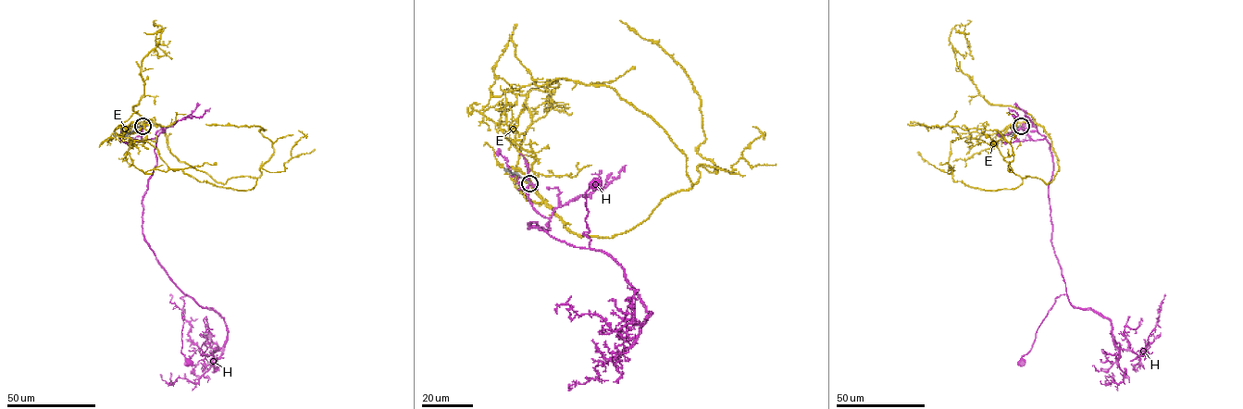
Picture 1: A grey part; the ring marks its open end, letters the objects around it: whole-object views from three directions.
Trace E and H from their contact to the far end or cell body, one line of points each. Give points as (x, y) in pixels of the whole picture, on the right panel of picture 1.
E: (1020, 126), (1043, 128), (1059, 170), (1046, 184), (1027, 176), (988, 191), (953, 180), (954, 130), (910, 122)
H: (1021, 126), (1033, 140), (1045, 138), (1050, 145), (1051, 243), (1066, 293), (1055, 298), (1022, 362)

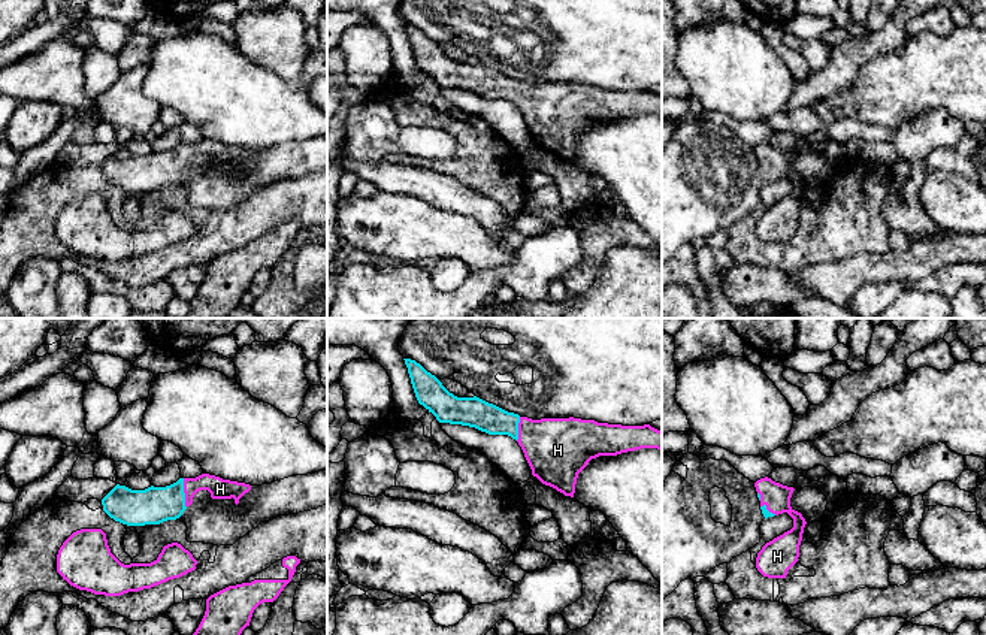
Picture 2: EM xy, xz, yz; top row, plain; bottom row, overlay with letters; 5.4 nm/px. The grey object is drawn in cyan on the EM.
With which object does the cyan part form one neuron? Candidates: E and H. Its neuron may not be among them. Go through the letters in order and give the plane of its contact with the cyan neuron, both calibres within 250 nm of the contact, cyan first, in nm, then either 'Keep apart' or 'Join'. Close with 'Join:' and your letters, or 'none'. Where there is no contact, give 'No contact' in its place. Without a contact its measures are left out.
E: No contact. Keep apart
H: Touches cyan in xy. Thickness 200 nm (cyan) against 110 nm. Join
Join: H

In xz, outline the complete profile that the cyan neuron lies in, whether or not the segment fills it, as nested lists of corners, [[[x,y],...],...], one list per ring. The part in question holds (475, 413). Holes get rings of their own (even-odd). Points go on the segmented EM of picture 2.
[[[403,360],[418,403],[439,423],[511,436],[521,447],[532,475],[565,496],[574,498],[578,474],[592,459],[641,448],[662,450],[662,432],[650,424],[621,426],[574,417],[520,417],[477,396],[457,397],[420,363]]]

